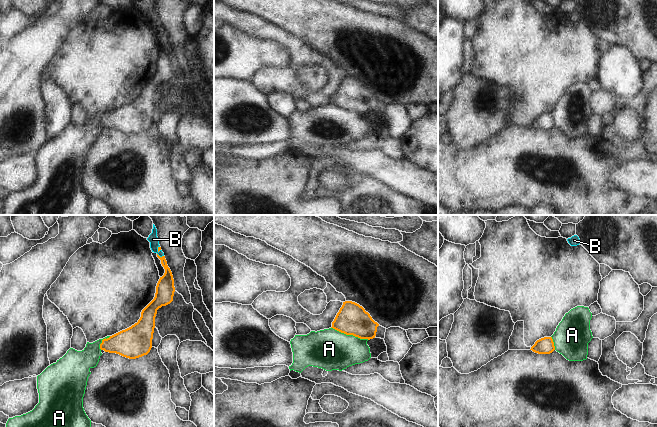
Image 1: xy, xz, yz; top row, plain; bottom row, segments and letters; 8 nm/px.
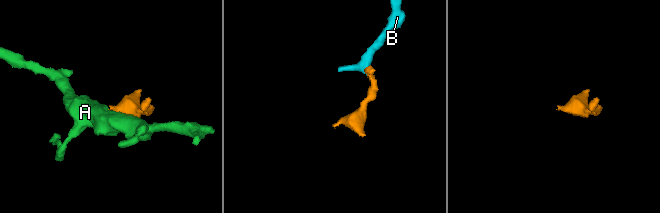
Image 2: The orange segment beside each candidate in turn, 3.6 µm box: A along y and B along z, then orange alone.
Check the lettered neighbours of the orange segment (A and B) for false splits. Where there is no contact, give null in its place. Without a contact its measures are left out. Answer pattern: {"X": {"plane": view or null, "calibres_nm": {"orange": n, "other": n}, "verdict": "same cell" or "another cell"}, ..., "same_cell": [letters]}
{"A": {"plane": "xz", "calibres_nm": {"orange": 260, "other": 320}, "verdict": "another cell"}, "B": {"plane": "xy", "calibres_nm": {"orange": 30, "other": 80}, "verdict": "another cell"}, "same_cell": []}

